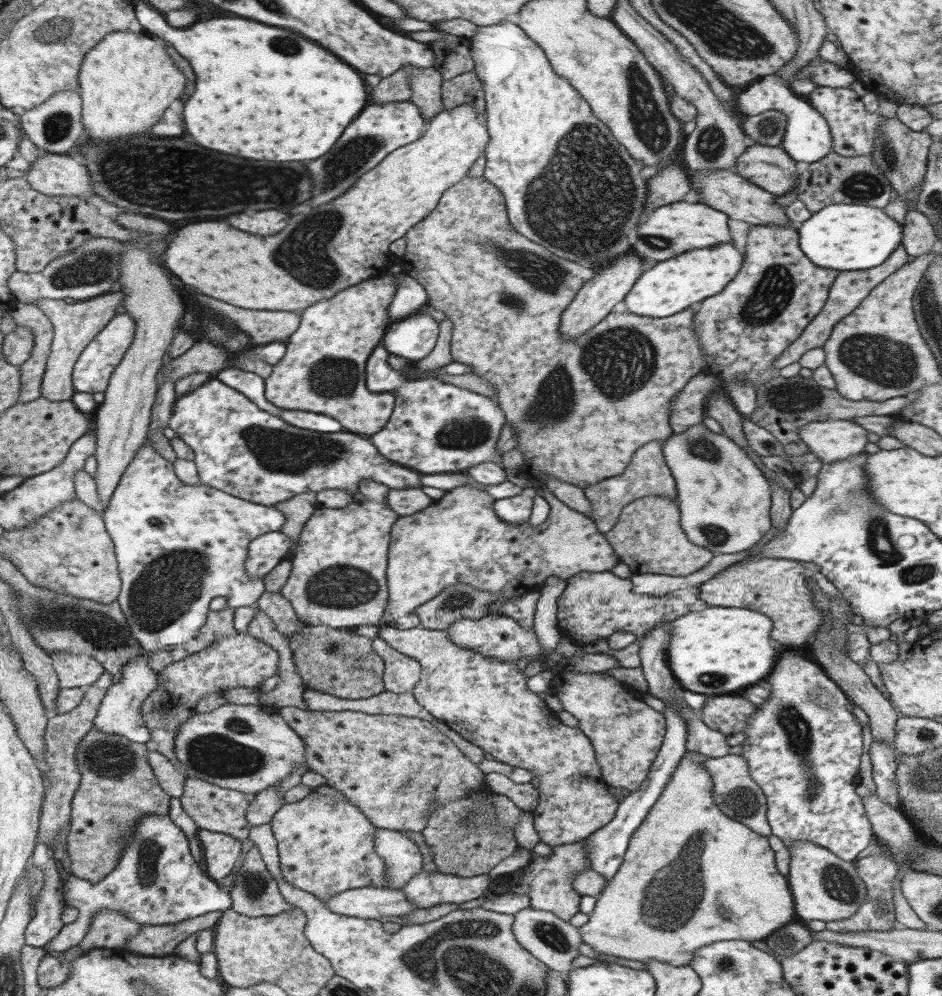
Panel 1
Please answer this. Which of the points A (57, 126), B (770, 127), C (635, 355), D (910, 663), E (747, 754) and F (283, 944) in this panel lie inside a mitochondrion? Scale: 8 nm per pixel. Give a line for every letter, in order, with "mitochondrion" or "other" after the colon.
A: mitochondrion
B: mitochondrion
C: mitochondrion
D: other
E: other
F: other

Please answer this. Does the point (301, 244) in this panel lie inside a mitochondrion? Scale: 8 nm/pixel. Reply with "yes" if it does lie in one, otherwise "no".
yes

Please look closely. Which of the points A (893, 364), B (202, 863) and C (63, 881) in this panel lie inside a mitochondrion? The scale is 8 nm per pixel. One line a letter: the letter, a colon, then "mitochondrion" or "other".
A: mitochondrion
B: other
C: other

